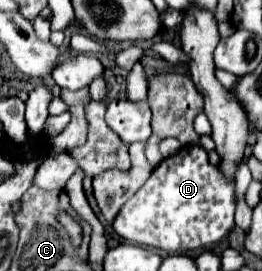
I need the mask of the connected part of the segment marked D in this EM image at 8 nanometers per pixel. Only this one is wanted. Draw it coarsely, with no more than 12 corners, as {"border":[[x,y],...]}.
{"border":[[200,145],[164,159],[112,227],[186,255],[234,227],[234,183]]}

